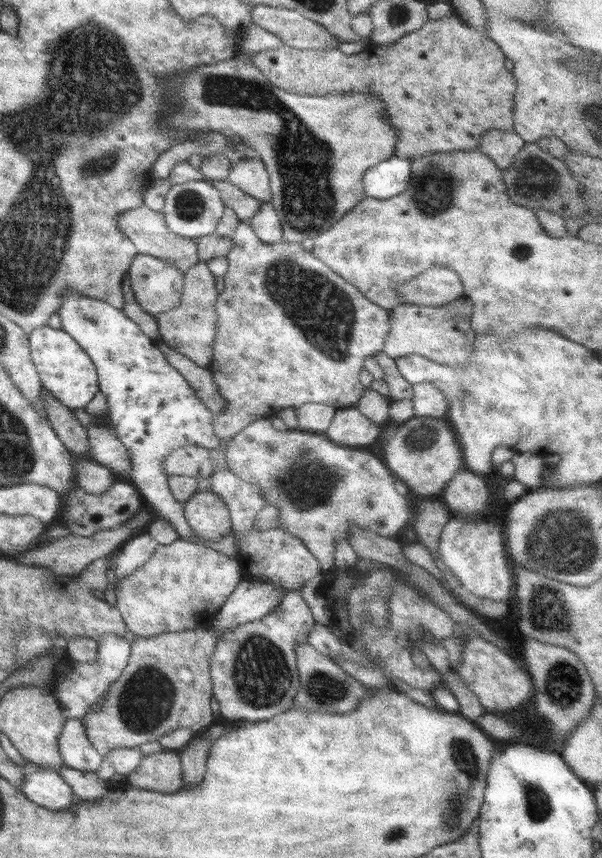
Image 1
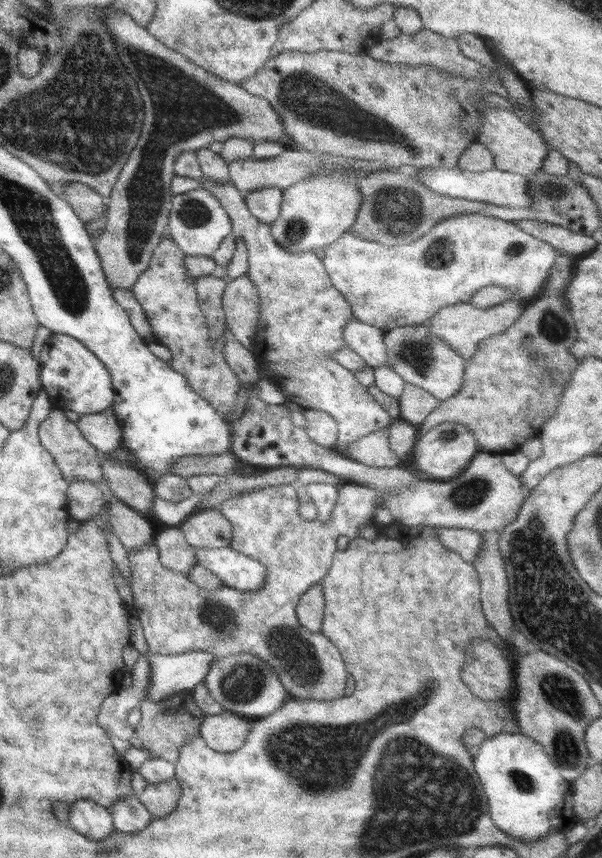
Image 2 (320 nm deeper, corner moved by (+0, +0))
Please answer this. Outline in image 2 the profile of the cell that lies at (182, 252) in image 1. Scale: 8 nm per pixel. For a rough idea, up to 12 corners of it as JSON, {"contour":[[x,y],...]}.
{"contour":[[81,182],[57,192],[84,224],[104,220],[106,198]]}

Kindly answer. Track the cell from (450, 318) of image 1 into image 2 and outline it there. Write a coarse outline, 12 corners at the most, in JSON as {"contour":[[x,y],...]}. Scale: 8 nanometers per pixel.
{"contour":[[460,302],[426,322],[431,335],[464,360],[482,340],[502,334],[528,303],[488,308]]}

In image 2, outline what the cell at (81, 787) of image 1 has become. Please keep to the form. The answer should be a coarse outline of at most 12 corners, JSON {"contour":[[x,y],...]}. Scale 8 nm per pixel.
{"contour":[[136,793],[108,808],[119,832],[138,832],[154,819]]}

